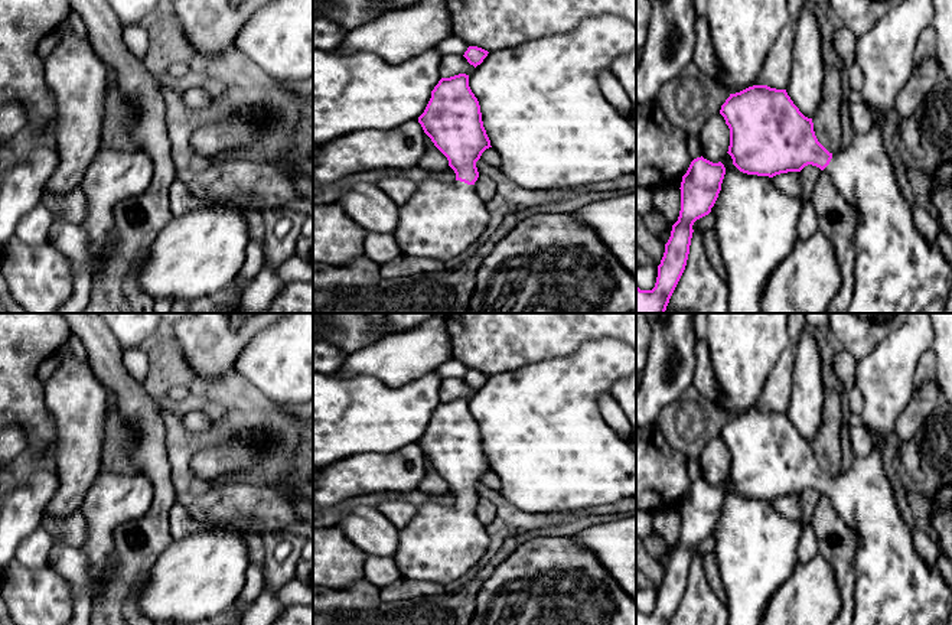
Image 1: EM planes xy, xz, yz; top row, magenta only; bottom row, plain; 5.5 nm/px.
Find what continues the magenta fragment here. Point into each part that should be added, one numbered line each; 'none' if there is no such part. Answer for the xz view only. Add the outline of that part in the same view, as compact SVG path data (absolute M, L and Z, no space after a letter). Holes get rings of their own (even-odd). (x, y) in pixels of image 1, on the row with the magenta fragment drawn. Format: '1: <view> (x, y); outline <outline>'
1: xz (440, 220); outline M426 179L398 205L394 230L401 253L447 261L486 232L489 214L473 185Z

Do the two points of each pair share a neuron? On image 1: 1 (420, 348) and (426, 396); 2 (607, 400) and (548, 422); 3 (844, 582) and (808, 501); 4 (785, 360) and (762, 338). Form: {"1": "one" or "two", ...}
{"1": "two", "2": "two", "3": "two", "4": "two"}

